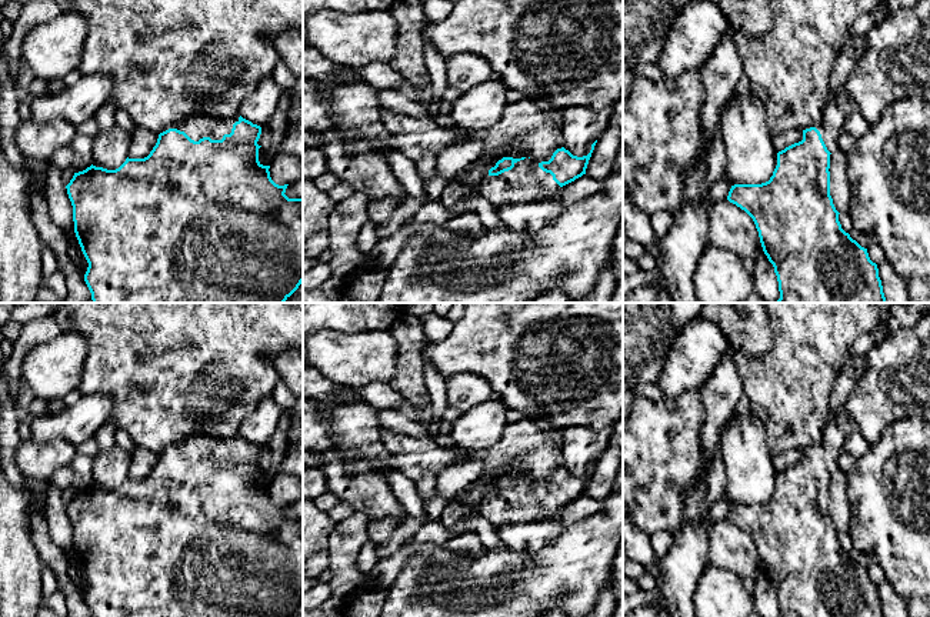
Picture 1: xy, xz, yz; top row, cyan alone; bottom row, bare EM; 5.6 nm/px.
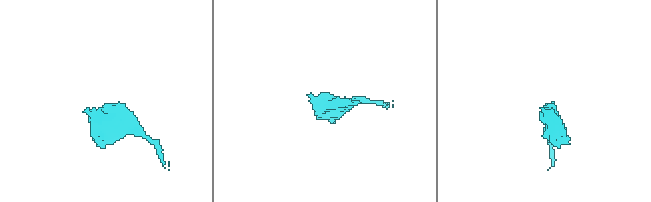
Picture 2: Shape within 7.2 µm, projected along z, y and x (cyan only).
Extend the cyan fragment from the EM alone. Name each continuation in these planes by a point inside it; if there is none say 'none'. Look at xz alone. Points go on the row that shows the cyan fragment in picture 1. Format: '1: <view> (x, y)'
1: xz (526, 182)

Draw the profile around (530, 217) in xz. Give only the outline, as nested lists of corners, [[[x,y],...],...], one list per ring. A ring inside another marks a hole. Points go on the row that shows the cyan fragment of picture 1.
[[[560,196],[550,200],[536,200],[521,204],[503,204],[496,207],[500,220],[514,231],[524,231],[534,236],[551,220],[557,219],[567,204]]]

